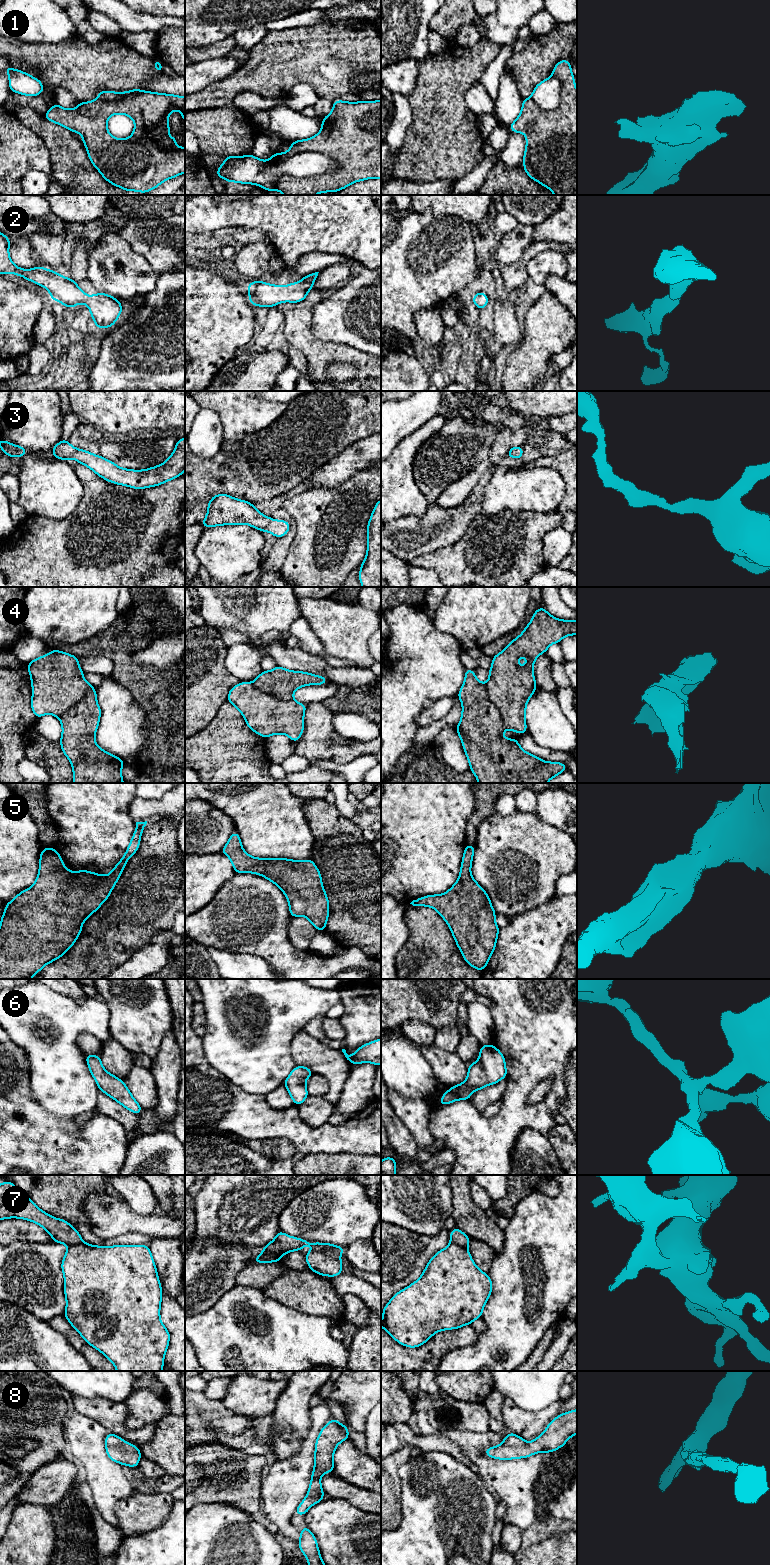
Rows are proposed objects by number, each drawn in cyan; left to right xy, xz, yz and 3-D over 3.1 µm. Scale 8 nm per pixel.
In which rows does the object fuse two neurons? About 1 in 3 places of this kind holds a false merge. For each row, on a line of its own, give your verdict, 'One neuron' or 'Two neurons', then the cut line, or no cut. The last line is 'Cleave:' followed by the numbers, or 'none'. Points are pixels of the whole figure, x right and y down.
1: Two neurons. Split along xz (266, 161), (318, 151), (340, 166)
2: One neuron. No split
3: One neuron. No split
4: One neuron. No split
5: One neuron. No split
6: One neuron. No split
7: Two neurons. Split along xz (263, 1248), (275, 1253), (280, 1258)
8: One neuron. No split
Cleave: 1, 7

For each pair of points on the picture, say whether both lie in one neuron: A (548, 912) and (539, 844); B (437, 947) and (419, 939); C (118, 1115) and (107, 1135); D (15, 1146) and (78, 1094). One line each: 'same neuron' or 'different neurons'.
A: different neurons
B: same neuron
C: different neurons
D: different neurons

